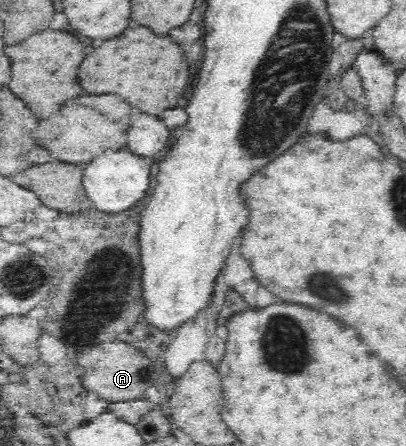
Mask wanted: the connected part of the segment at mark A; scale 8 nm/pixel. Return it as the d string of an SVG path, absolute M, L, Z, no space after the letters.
M121 341L100 343L96 347L84 349L78 355L78 363L84 367L82 383L90 391L96 392L107 402L130 401L144 397L144 391L154 384L156 368L154 361L140 353L136 347Z

